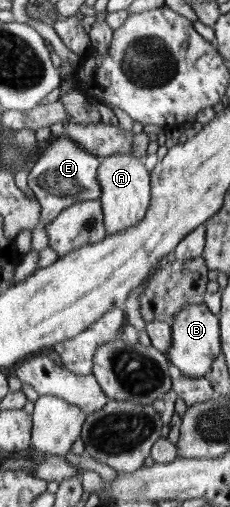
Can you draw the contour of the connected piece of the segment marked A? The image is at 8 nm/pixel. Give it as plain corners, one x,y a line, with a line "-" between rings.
113,154
101,158
97,169
97,180
101,187
100,203
104,214
105,232
108,235
131,228
144,219
151,204
150,172
143,160
130,154

